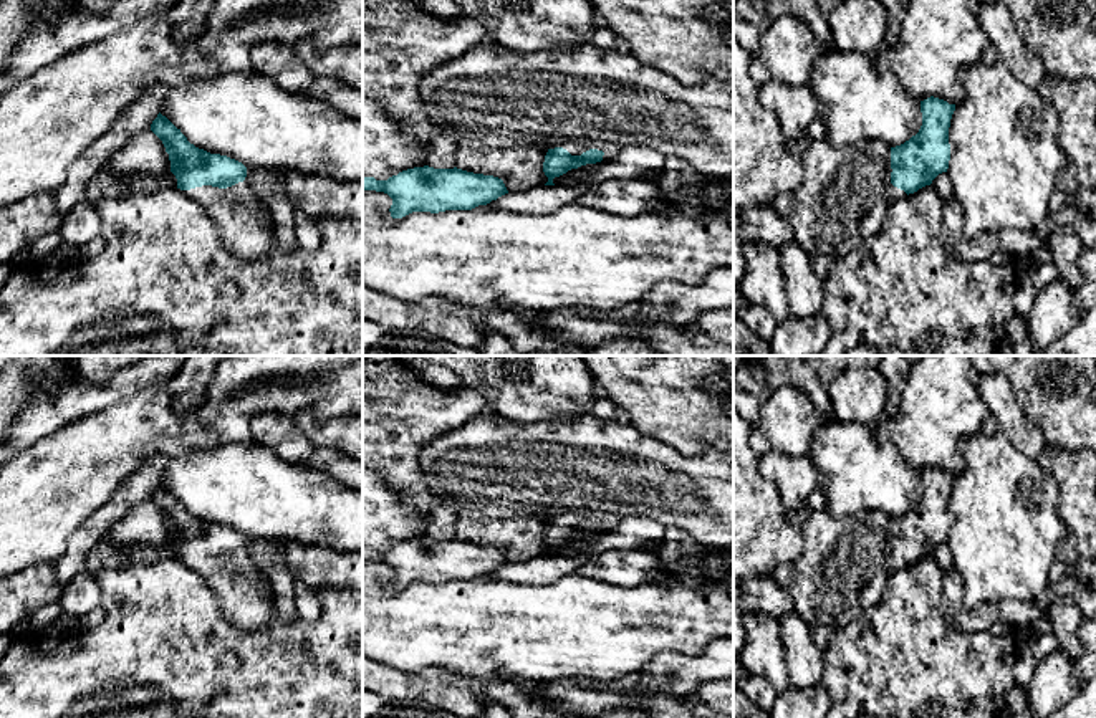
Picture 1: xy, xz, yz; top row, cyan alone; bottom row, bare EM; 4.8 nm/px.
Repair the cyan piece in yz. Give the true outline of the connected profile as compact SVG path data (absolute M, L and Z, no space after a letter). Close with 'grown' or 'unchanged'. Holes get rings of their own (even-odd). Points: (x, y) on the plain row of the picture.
M939 468L921 471L922 496L916 506L901 516L891 518L889 574L930 556L949 539L949 498L955 475Z; grown

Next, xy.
M161 483L151 501L162 511L177 559L209 579L224 617L243 630L258 630L272 615L272 584L245 556L247 538L227 526L195 518Z; grown

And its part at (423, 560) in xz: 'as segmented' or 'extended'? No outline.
as segmented

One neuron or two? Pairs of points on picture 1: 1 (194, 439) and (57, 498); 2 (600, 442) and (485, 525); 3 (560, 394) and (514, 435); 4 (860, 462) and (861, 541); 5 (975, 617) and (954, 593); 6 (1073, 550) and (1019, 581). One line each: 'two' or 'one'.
1: one
2: two
3: two
4: one
5: one
6: two

